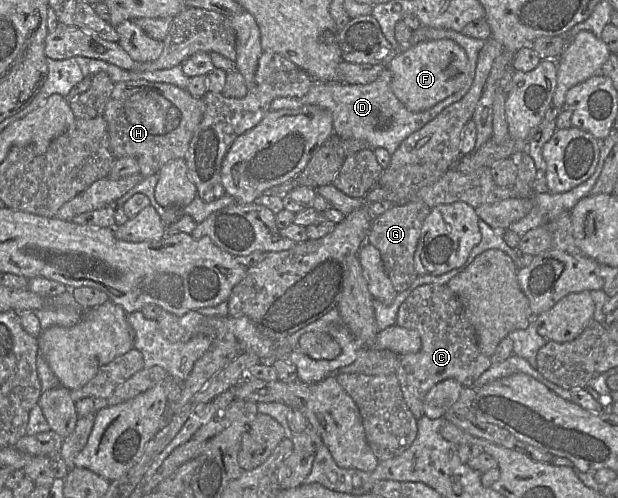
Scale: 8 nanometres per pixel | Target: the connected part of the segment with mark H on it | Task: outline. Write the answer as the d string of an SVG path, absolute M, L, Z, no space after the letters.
M145 80L116 83L103 113L110 151L116 159L135 158L143 178L157 174L167 162L185 157L205 109L203 98L195 98L173 84Z

